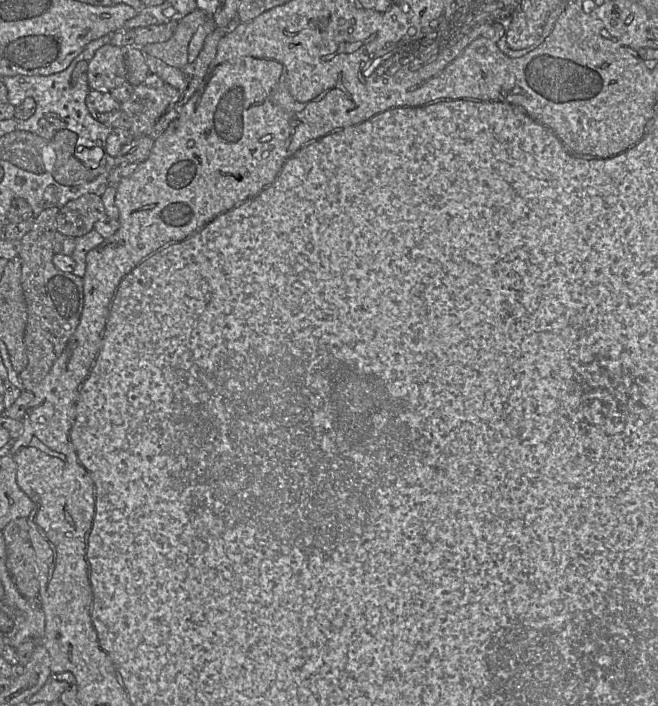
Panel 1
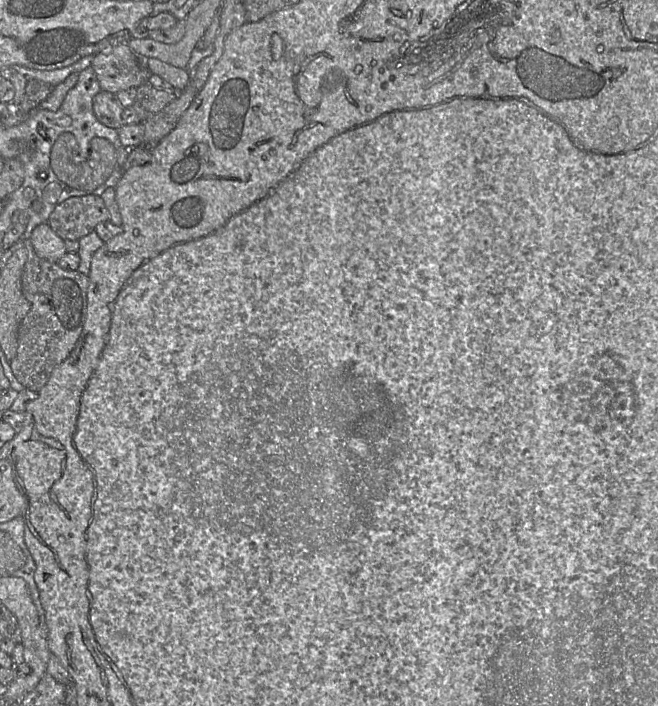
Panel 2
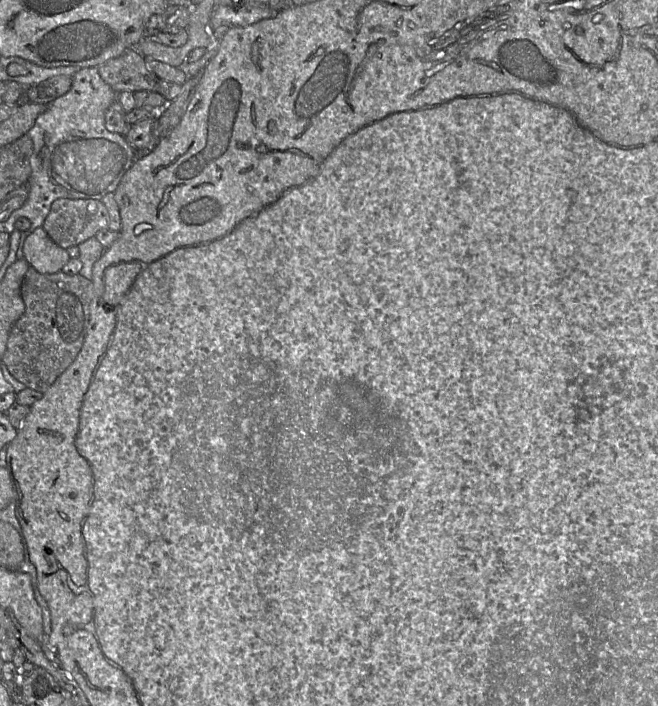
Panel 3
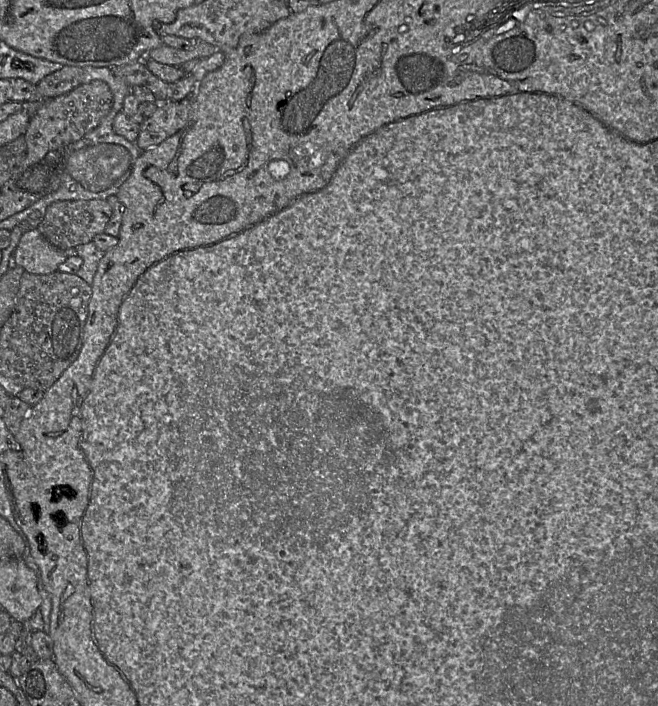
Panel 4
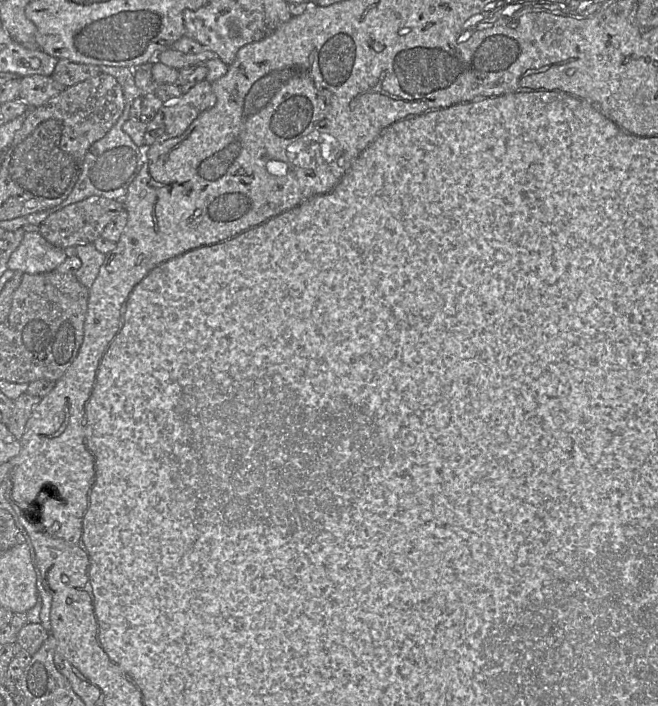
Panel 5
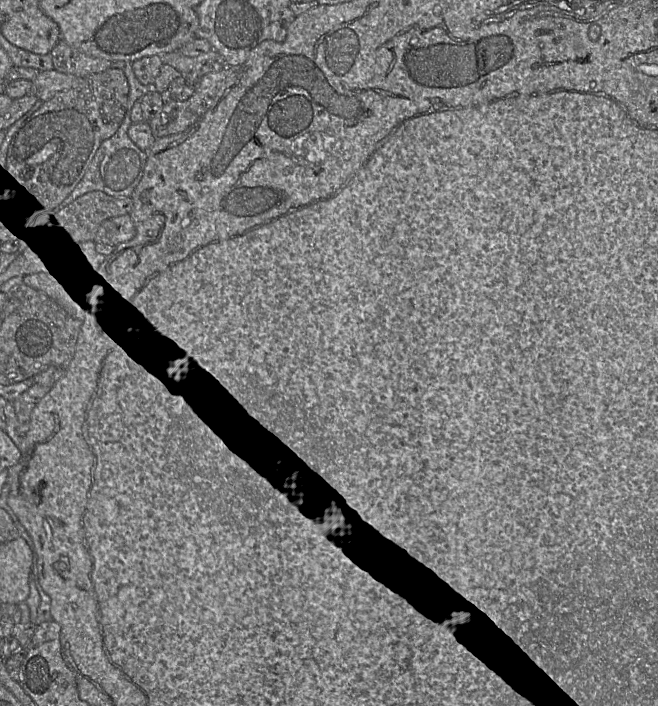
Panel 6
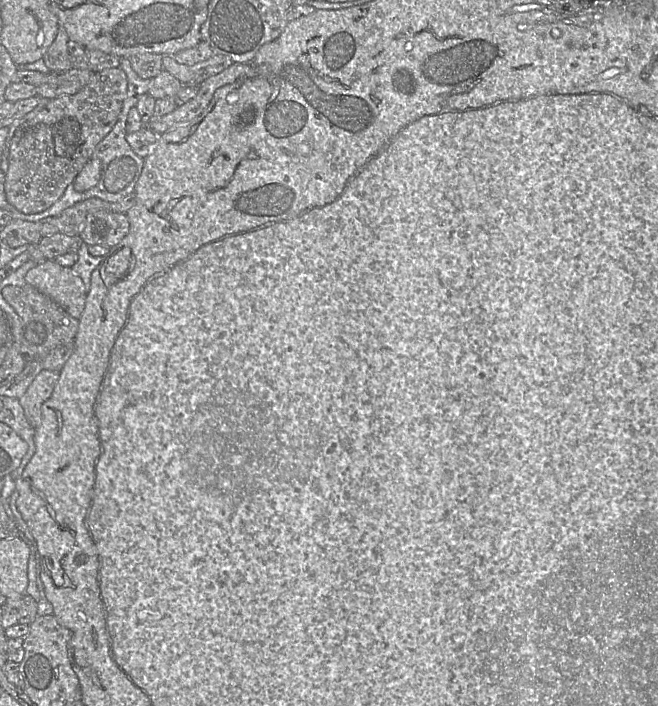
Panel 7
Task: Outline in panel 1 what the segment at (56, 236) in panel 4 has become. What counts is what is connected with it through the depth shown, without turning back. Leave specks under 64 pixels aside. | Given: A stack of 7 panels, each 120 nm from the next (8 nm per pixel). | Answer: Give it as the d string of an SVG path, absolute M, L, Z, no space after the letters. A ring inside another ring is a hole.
M88 193L69 201L59 210L56 220L57 232L77 238L94 229L97 221L109 218L102 202L96 193Z

